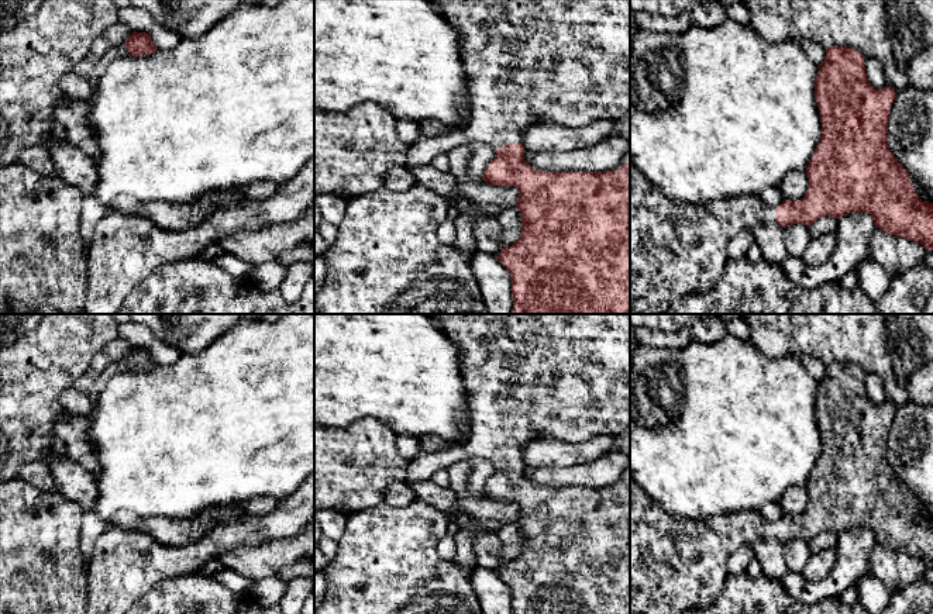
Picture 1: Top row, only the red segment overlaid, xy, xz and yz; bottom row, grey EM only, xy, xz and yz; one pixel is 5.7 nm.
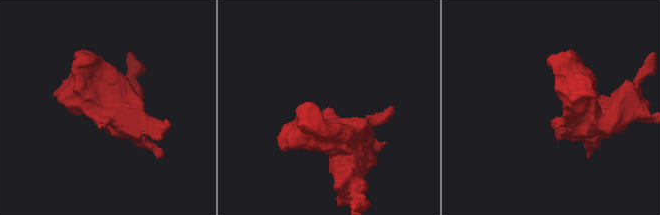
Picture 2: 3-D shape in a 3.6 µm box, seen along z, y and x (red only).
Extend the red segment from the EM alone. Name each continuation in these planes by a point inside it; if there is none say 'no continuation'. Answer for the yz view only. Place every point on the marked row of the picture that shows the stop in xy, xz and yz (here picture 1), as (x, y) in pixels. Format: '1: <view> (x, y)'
1: yz (677, 248)

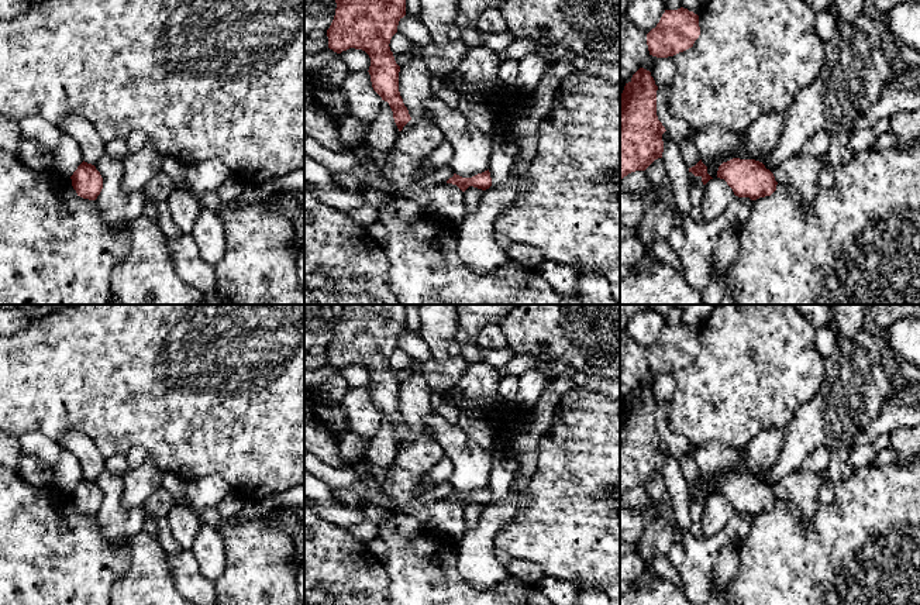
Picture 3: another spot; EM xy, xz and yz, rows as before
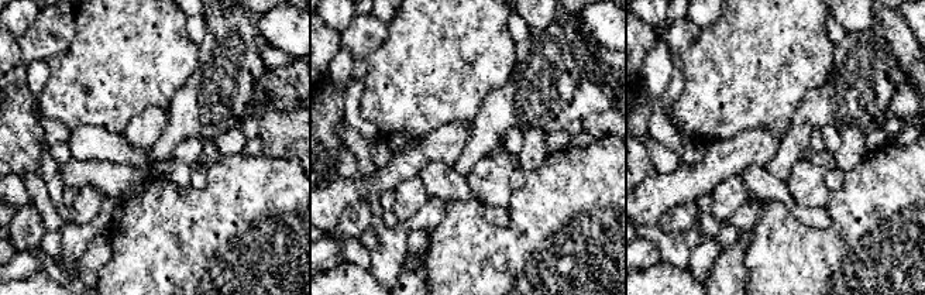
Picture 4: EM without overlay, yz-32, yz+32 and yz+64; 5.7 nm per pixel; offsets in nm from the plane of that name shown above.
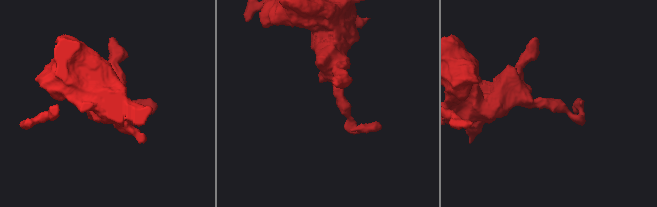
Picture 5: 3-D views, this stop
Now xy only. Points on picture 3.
no continuation

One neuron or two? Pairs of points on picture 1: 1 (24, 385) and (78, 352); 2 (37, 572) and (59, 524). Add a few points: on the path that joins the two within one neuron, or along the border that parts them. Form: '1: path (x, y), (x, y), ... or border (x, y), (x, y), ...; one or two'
1: path (37, 372), (57, 352), (65, 352); one
2: path (37, 561), (37, 547), (48, 535); one

